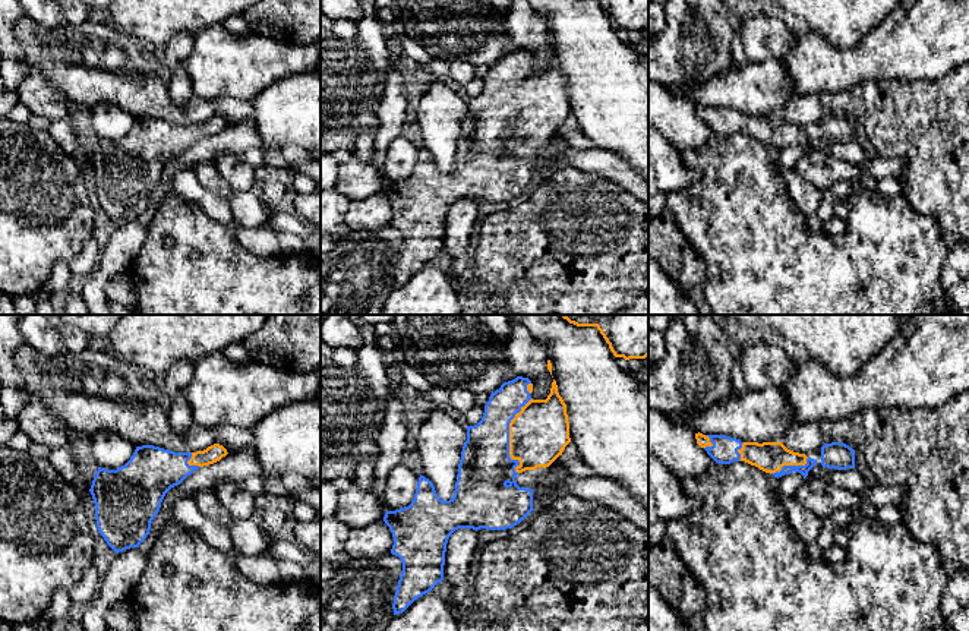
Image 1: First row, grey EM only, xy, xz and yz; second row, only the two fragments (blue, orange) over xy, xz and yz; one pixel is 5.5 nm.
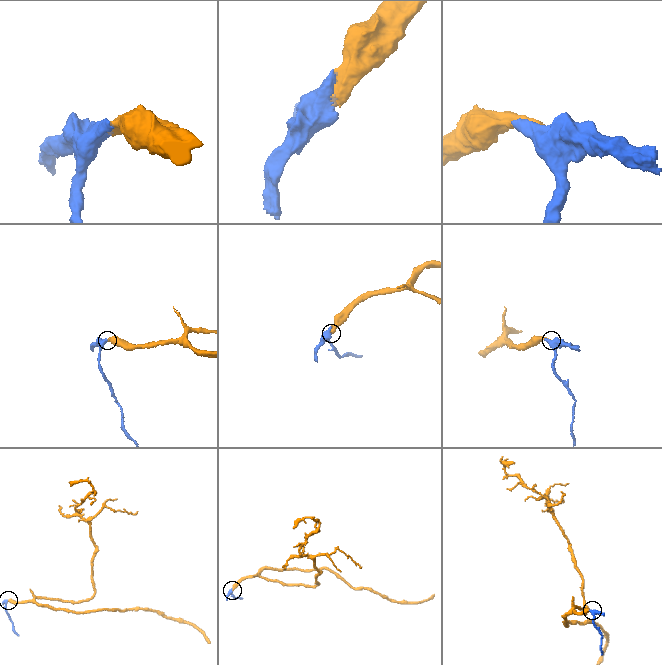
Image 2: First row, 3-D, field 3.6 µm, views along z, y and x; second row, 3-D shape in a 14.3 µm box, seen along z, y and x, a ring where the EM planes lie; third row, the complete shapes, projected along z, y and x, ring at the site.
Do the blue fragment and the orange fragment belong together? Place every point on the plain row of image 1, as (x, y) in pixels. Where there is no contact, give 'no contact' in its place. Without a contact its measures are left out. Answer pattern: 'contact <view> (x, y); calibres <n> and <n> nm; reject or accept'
contact xz (508, 110); calibres 280 and 320 nm; accept

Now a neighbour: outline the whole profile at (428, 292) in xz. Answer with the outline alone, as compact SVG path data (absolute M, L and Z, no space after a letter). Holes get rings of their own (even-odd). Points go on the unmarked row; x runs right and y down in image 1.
M426 265L403 285L394 287L384 315L463 315L461 302L445 266Z

